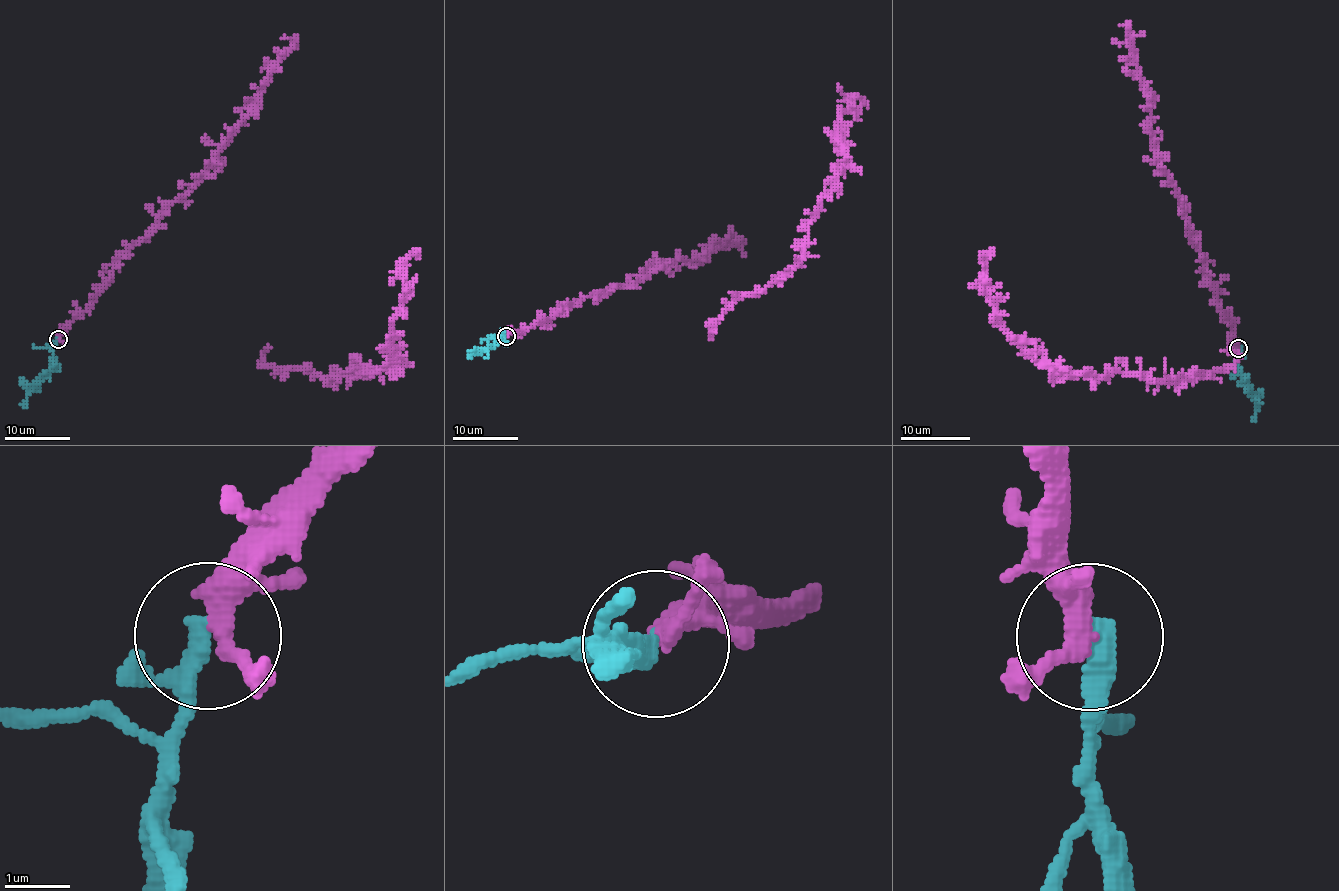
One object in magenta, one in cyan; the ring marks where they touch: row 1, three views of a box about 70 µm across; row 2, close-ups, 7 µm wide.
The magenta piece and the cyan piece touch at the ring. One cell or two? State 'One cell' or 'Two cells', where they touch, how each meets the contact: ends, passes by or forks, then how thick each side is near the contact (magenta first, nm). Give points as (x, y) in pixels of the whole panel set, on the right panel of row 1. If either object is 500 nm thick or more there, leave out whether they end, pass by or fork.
Two cells. Place: (1238, 348). At the ring magenta passes by. At the ring cyan passes by. Thickness 300 nm (magenta) against 280 nm

